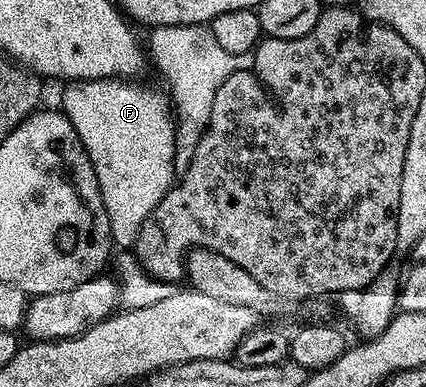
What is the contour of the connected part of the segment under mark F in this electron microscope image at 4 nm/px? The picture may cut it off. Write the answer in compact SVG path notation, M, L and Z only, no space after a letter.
M129 79L74 81L64 86L60 105L95 167L113 244L117 247L135 243L143 219L159 207L159 199L175 184L175 117L170 102L133 84L137 83Z

